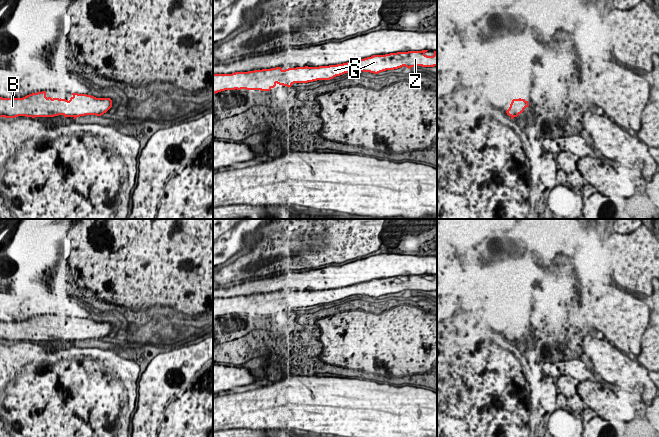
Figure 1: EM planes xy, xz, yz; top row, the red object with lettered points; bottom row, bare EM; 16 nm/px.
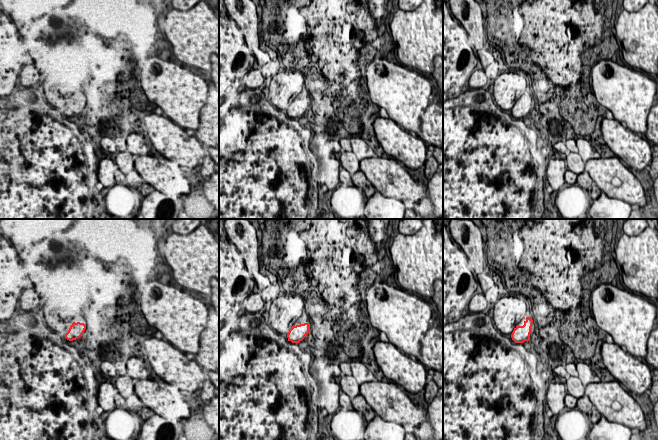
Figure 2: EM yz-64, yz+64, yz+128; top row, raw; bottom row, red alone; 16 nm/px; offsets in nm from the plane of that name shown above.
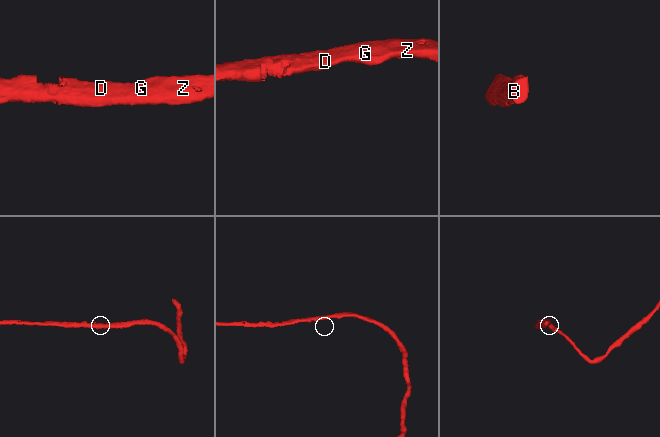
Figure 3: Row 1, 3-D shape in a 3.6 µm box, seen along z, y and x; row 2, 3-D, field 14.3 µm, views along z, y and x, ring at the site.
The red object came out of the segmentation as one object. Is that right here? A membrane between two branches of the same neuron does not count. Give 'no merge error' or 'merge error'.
no merge error

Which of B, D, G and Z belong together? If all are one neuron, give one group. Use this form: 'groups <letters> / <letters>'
groups B D G Z

